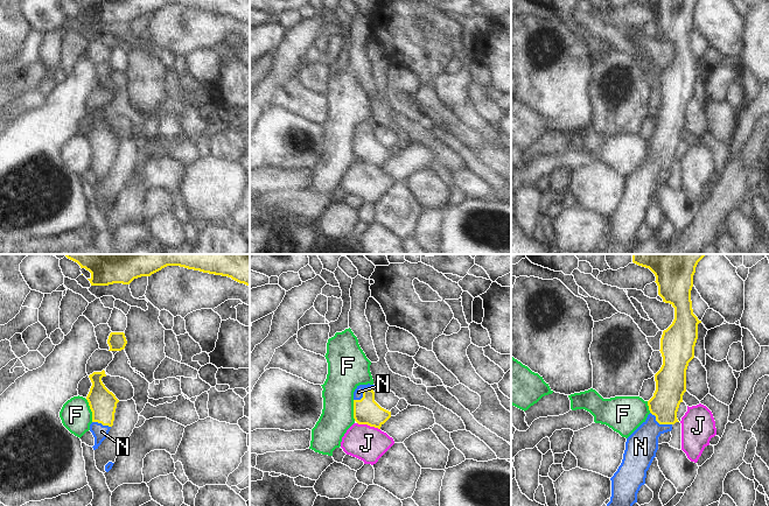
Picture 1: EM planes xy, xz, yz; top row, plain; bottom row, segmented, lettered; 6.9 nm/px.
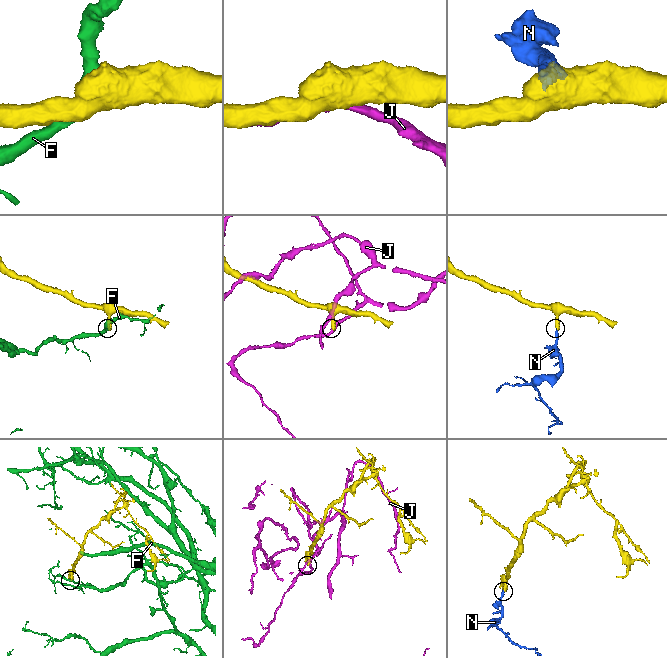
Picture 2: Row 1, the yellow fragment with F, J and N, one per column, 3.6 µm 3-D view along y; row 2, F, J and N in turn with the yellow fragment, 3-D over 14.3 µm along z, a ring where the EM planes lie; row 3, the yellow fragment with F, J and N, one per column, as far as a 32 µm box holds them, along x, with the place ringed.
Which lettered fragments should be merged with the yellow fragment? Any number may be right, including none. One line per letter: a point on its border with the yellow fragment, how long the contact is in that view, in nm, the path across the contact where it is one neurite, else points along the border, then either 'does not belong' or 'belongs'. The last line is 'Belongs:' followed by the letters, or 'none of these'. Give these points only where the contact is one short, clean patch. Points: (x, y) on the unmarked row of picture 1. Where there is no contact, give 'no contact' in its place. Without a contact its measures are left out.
F: contact xy (91, 149); length 170 nm; border xy (85, 138), (92, 160); does not belong
J: contact xz (369, 163); length 170 nm; does not belong
N: contact xz (363, 132); length 160 nm; way xz (366, 149), (363, 132), (358, 131); belongs
Belongs: N

